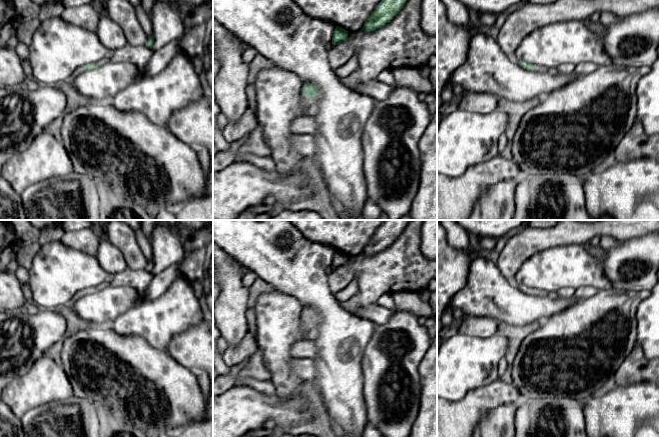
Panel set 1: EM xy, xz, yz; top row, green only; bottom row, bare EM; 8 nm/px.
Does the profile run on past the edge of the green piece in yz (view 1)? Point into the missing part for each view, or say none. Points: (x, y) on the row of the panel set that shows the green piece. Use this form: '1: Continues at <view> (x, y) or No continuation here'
1: No continuation here

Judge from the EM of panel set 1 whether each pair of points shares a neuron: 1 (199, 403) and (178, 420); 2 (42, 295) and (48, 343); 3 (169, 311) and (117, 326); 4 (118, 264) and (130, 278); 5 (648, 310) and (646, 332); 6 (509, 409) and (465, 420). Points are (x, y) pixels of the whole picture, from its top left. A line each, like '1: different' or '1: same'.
1: same
2: different
3: same
4: different
5: same
6: different

